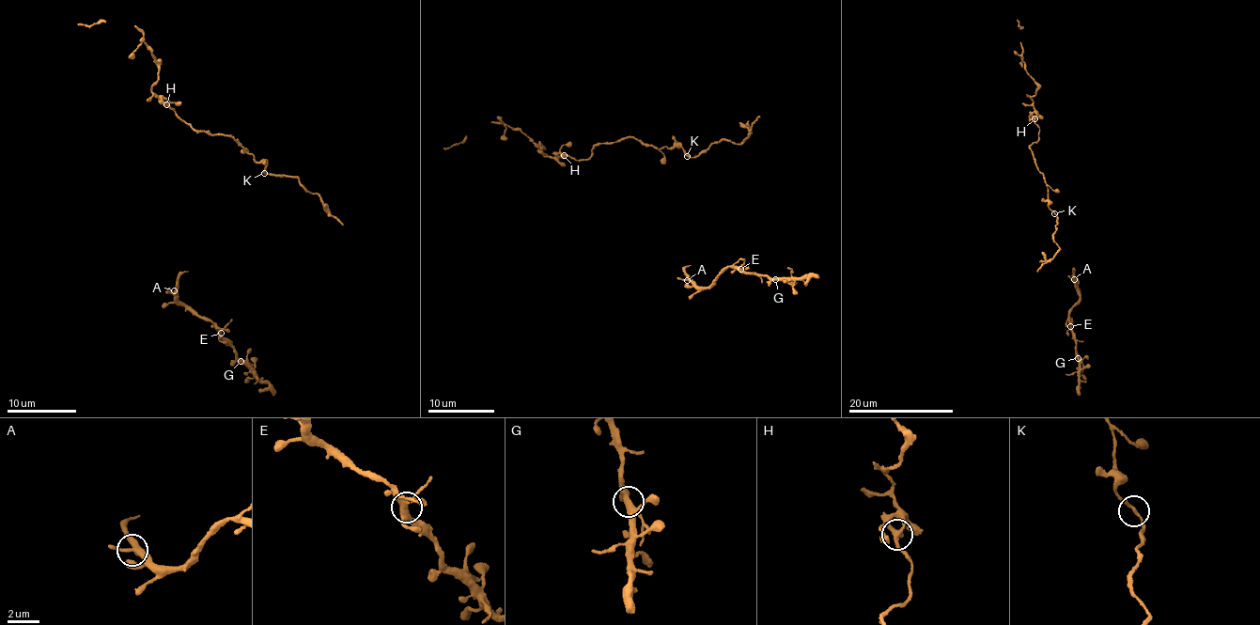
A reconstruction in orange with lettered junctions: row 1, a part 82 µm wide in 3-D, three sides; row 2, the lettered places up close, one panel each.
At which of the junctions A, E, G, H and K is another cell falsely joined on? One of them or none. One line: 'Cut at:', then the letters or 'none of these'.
Cut at: none of these

